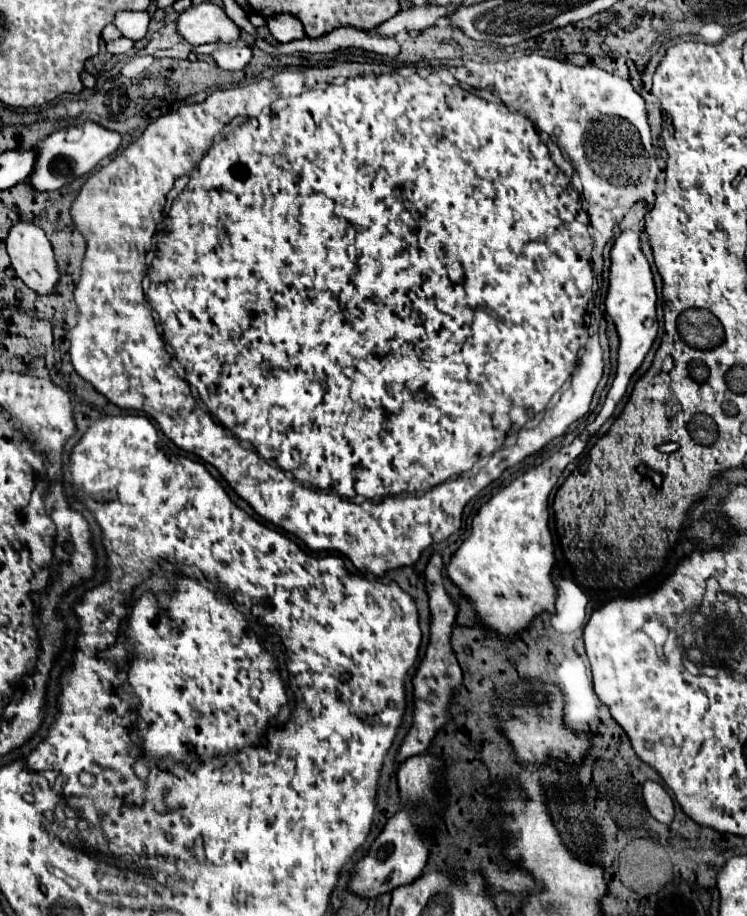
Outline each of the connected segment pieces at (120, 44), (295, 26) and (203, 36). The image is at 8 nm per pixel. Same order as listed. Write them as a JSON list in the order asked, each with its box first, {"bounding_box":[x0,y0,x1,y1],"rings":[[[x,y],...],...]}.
[{"bounding_box":[107,37,133,53],"rings":[[[119,37],[113,41],[107,41],[107,51],[109,53],[127,53],[133,47],[133,41],[127,37]]]},{"bounding_box":[267,13,303,43],"rings":[[[287,13],[269,17],[267,27],[269,27],[271,35],[281,43],[303,39],[303,25],[299,25],[299,21],[295,21],[295,17],[291,17]]]},{"bounding_box":[177,1,239,47],"rings":[[[203,1],[201,5],[179,13],[177,31],[187,43],[195,47],[217,41],[231,43],[239,37],[239,27],[225,15],[219,5],[211,1]]]}]

